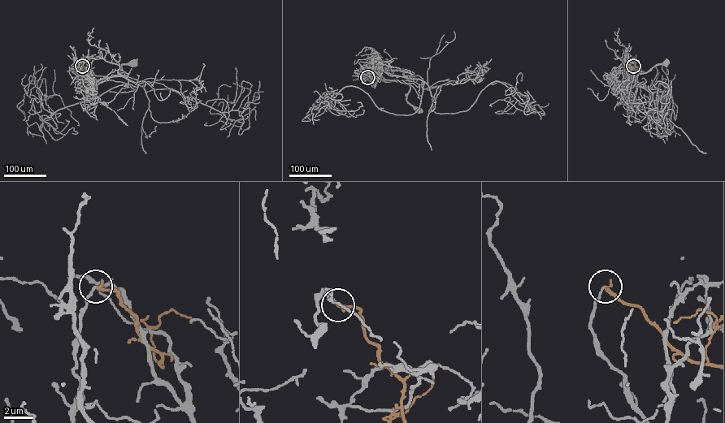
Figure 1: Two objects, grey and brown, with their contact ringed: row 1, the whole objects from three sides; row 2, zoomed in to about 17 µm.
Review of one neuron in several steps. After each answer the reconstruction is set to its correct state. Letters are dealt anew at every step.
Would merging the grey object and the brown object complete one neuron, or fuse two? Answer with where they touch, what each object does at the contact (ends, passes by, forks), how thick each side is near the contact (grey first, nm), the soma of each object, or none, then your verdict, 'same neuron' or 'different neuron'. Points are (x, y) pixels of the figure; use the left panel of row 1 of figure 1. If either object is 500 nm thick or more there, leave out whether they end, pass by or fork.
(82, 66) | grey ends | brown ends | 120/190 nm | grey (133, 62) | brown none | different neuron

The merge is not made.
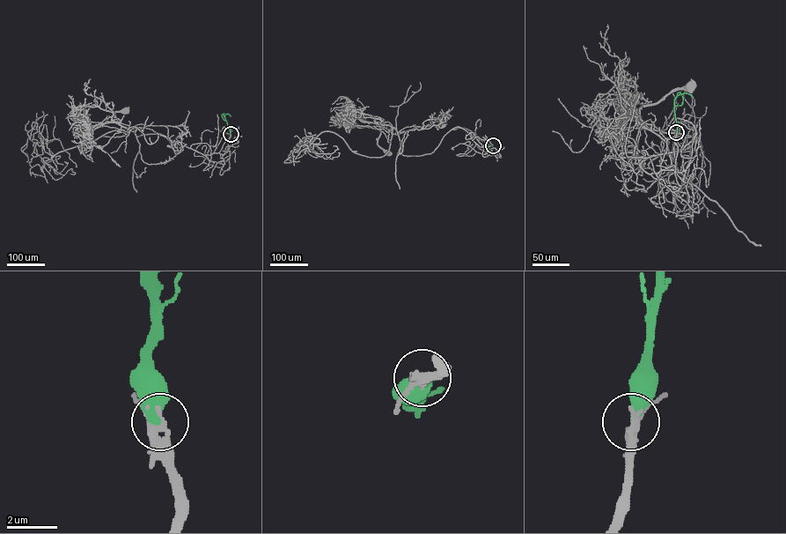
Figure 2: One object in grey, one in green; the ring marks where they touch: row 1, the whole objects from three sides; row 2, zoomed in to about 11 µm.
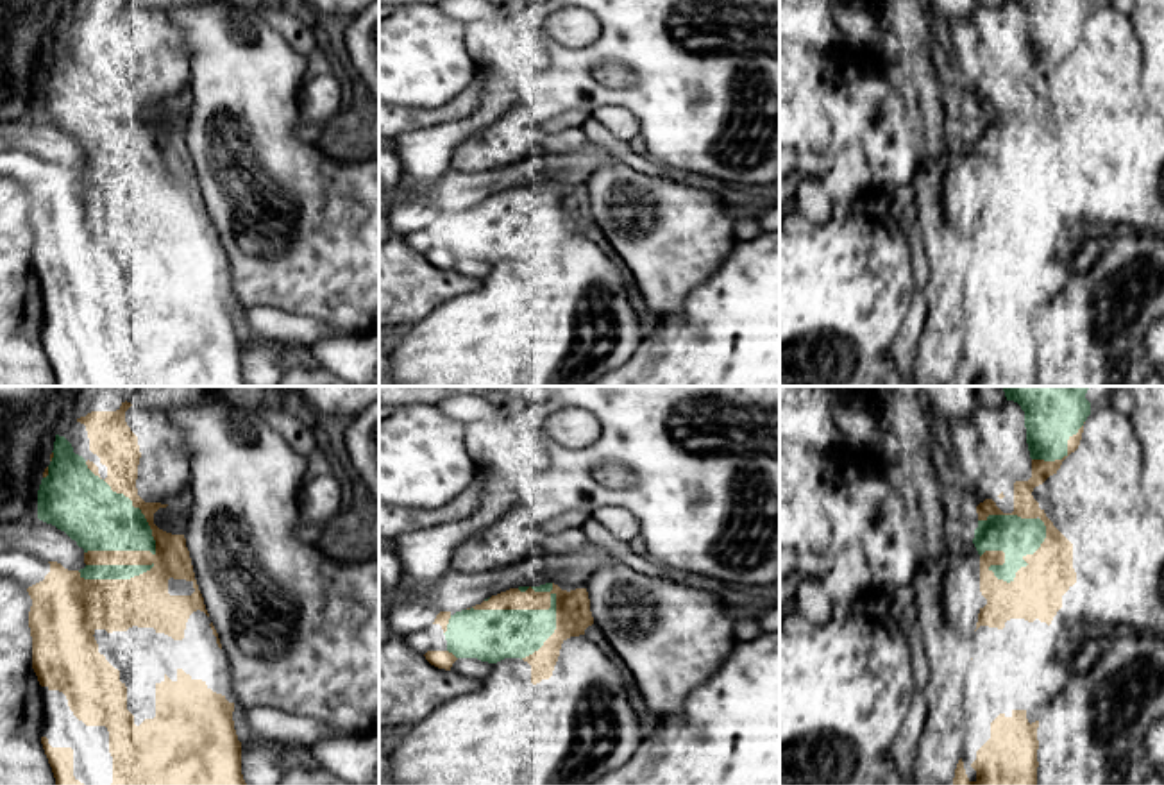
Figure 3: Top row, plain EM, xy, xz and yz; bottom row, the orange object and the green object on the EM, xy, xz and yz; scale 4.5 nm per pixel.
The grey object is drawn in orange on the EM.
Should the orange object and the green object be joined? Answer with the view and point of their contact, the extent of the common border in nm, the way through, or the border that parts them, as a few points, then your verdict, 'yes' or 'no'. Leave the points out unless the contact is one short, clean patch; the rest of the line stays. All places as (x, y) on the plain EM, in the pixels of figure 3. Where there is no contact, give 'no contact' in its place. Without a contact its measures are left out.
contact xz (531, 208); length 420 nm; yes

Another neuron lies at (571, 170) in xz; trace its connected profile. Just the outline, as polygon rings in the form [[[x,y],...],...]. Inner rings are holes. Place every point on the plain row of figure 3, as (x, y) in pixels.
[[[588,141],[576,152],[556,154],[549,159],[552,182],[561,190],[585,188],[588,179],[606,168],[622,163],[622,159],[606,147]]]

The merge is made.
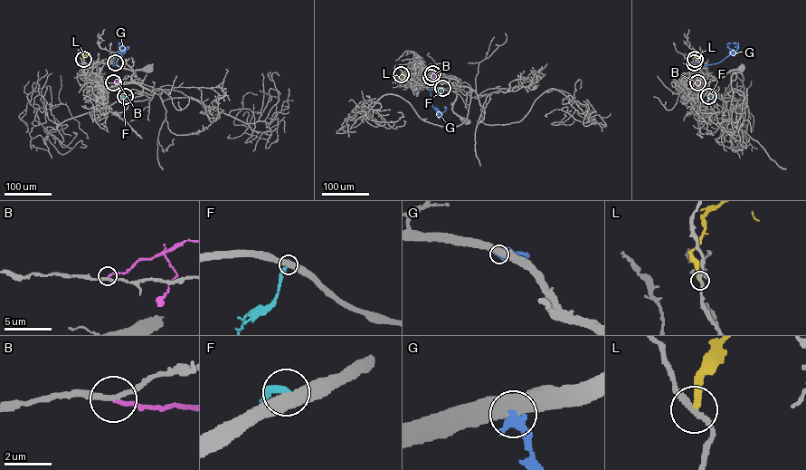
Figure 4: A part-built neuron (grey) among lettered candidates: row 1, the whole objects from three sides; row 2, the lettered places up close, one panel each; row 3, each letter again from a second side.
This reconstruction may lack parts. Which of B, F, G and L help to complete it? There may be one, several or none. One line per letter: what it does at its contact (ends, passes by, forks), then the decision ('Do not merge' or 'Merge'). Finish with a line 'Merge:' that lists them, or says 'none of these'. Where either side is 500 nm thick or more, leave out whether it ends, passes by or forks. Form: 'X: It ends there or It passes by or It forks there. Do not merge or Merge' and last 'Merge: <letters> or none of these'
B: It ends there. Do not merge
F: Do not merge
G: Do not merge
L: It ends there. Do not merge
Merge: none of these

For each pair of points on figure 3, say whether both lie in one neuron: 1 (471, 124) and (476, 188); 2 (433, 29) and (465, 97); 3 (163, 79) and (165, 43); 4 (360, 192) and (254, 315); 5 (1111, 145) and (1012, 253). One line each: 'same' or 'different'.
1: different
2: different
3: same
4: different
5: same

